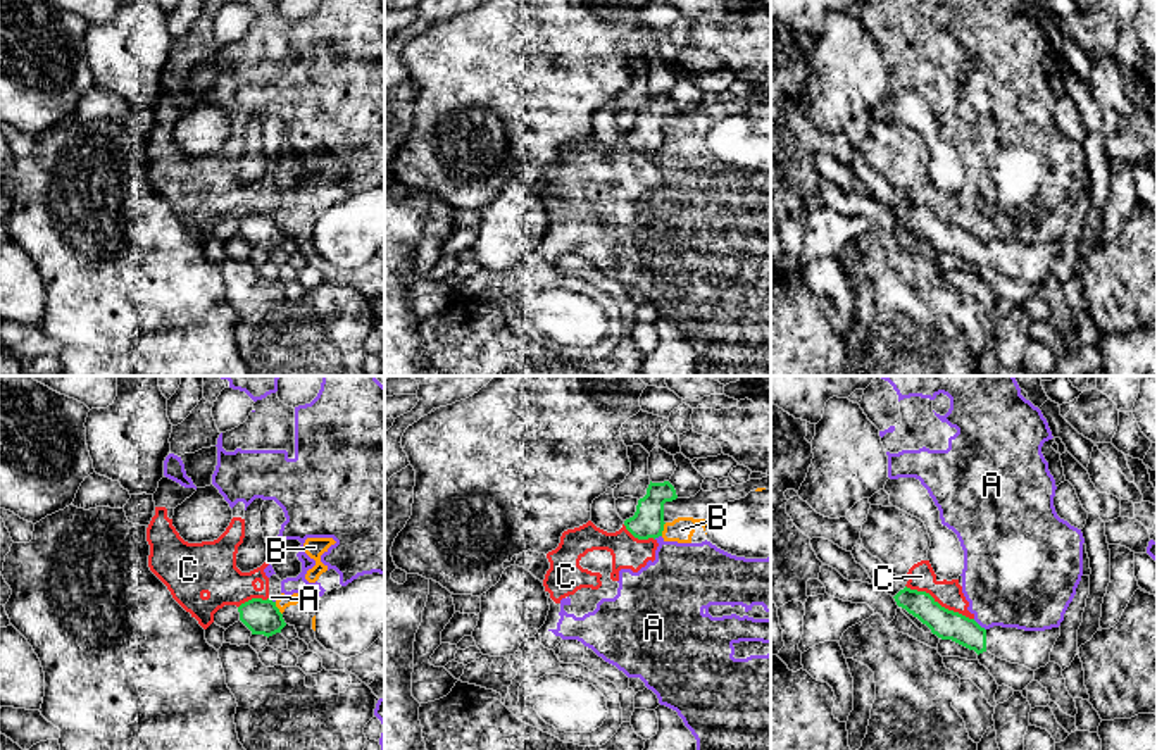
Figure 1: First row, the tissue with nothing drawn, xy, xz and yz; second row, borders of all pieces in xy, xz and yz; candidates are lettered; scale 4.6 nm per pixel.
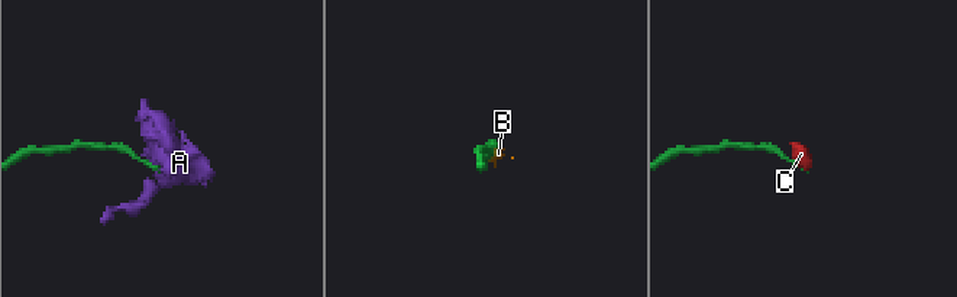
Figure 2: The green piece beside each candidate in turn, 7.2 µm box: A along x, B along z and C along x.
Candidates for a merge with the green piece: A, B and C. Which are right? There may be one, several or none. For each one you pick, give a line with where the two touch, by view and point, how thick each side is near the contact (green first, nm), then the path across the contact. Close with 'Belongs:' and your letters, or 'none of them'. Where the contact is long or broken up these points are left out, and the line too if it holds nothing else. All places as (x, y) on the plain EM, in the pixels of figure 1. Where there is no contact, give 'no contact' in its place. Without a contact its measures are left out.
Belongs: none of them

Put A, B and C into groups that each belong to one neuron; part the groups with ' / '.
A B C

